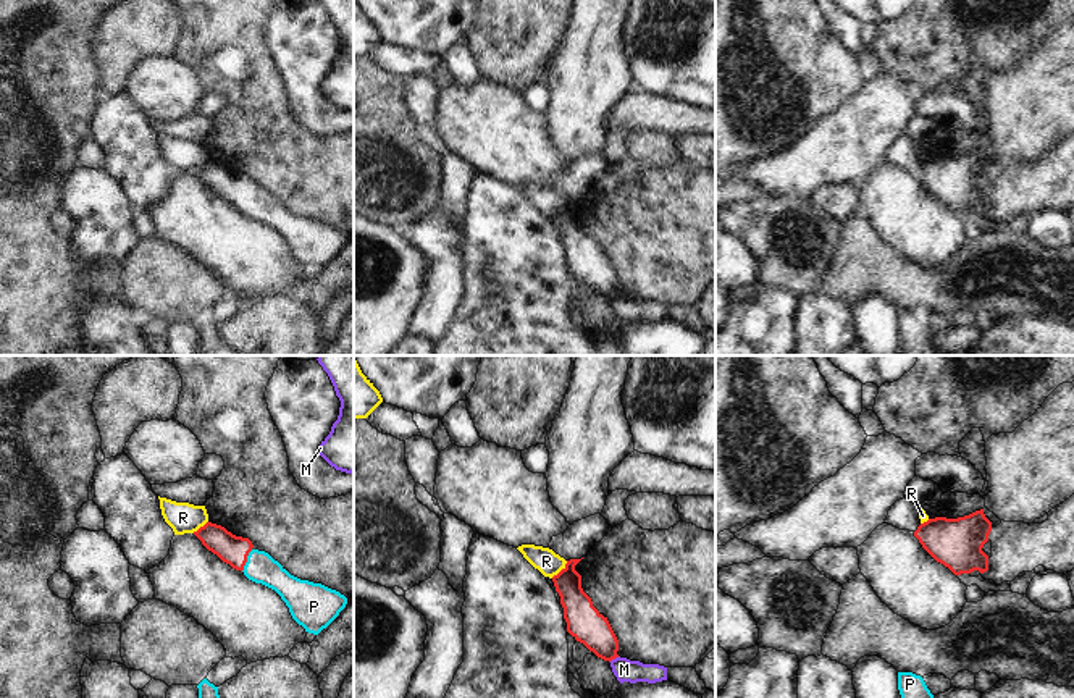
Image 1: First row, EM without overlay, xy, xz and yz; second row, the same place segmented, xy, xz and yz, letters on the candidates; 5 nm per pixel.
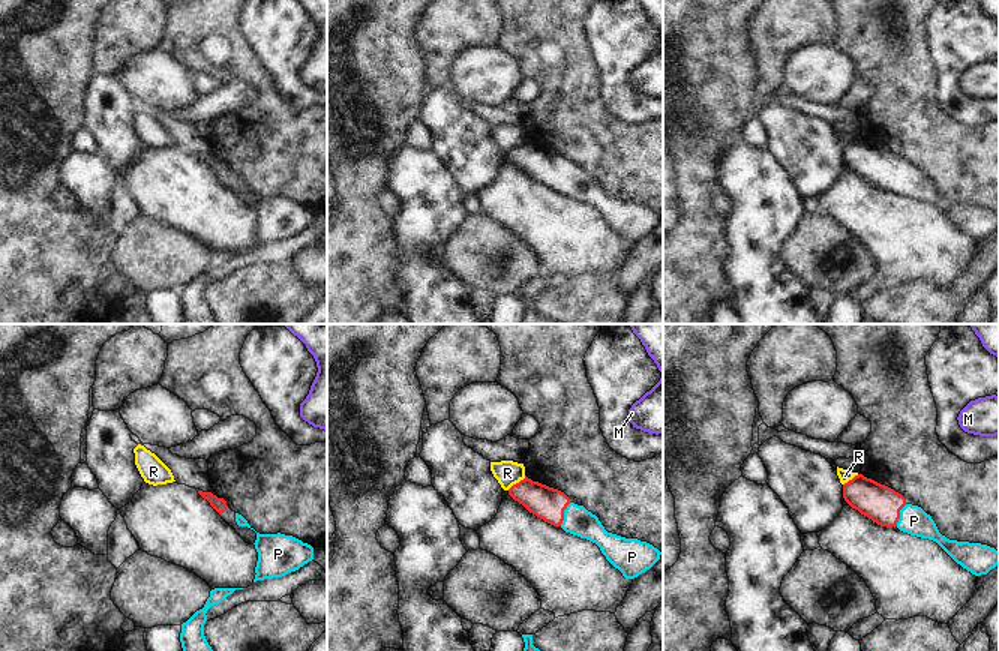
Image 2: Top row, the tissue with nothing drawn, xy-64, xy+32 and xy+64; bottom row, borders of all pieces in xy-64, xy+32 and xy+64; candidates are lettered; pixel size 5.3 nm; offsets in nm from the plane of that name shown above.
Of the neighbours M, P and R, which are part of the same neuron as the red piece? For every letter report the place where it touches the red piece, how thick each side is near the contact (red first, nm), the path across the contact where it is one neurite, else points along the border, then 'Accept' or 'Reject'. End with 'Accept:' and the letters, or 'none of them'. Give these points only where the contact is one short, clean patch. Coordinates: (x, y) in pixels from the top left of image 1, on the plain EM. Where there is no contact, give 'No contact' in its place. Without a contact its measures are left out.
M: Touches red at xz (614, 296). Thickness 180 nm (red) against 110 nm. Boundary: xz (619, 294), (609, 299). Reject
P: Touches red at xy (246, 199). Thickness 150 nm (red) against 160 nm. Path across: xy (233, 188), (246, 199), (260, 206). Accept
R: Touches red at xz (561, 209). Thickness 160 nm (red) against 120 nm. Boundary: xz (567, 199), (551, 215). Reject
Accept: P.

